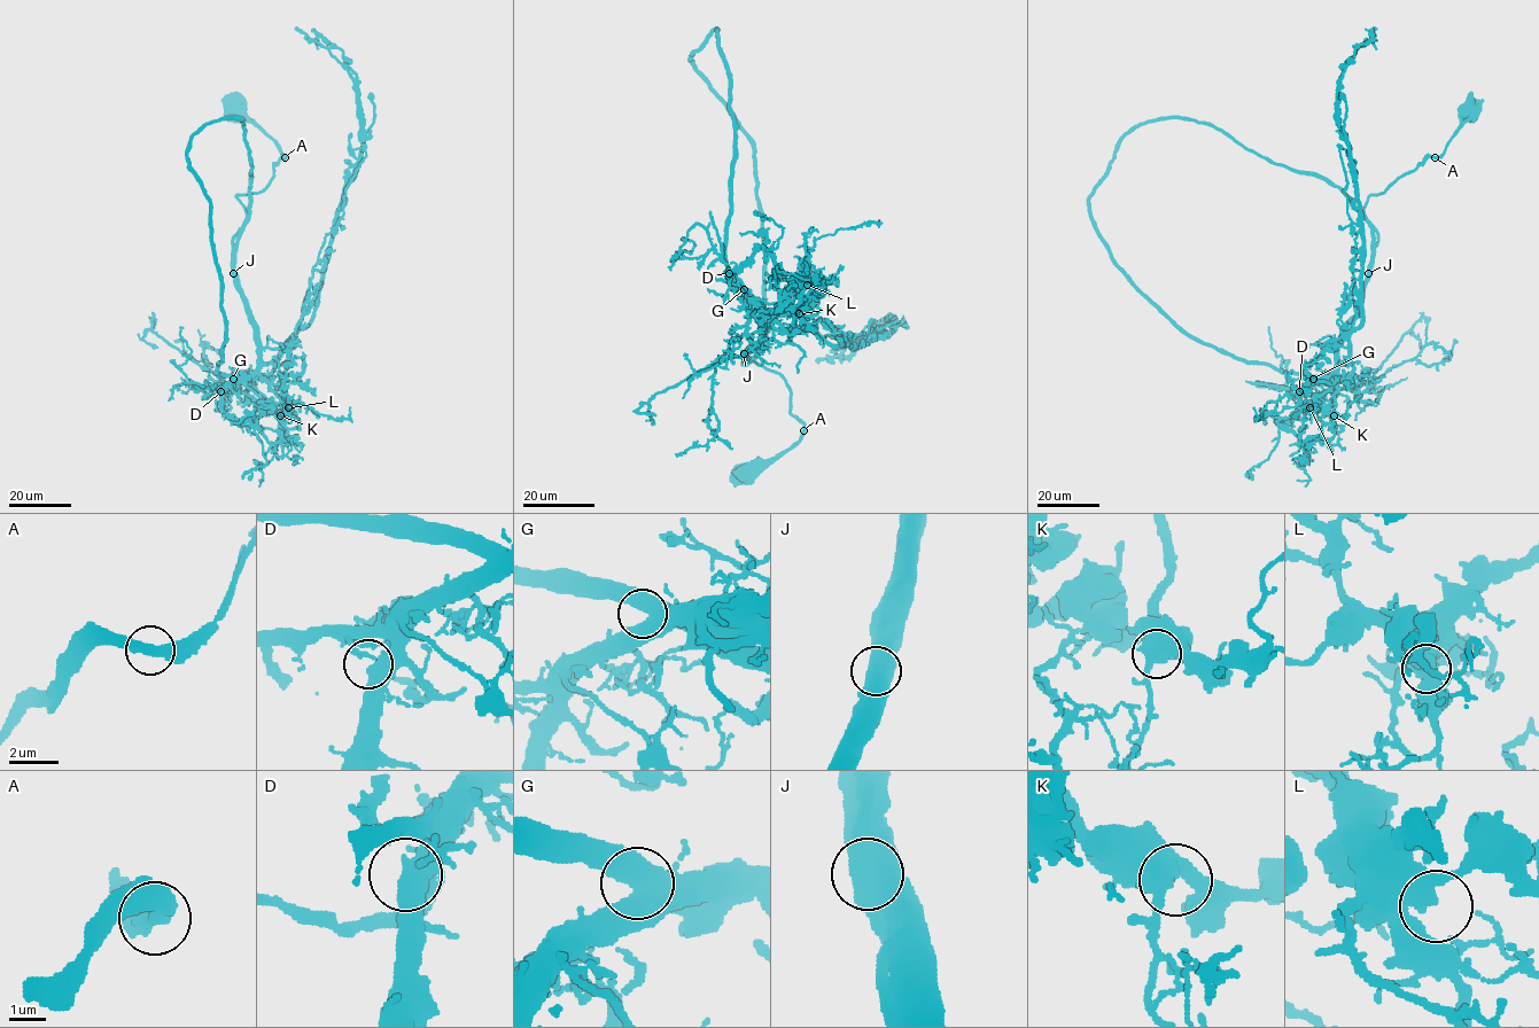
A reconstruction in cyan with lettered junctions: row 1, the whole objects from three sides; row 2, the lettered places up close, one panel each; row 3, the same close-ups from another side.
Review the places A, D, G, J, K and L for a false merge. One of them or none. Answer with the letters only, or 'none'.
none

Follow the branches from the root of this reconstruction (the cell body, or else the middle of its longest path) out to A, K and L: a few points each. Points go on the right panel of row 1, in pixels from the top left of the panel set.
A: (1470, 111), (1466, 110), (1463, 125), (1444, 152), (1435, 157)
K: (1470, 111), (1442, 155), (1368, 197), (1372, 264), (1338, 348), (1334, 415)
L: (1470, 111), (1442, 155), (1429, 156), (1368, 197), (1369, 279), (1345, 326), (1338, 373), (1310, 407)

